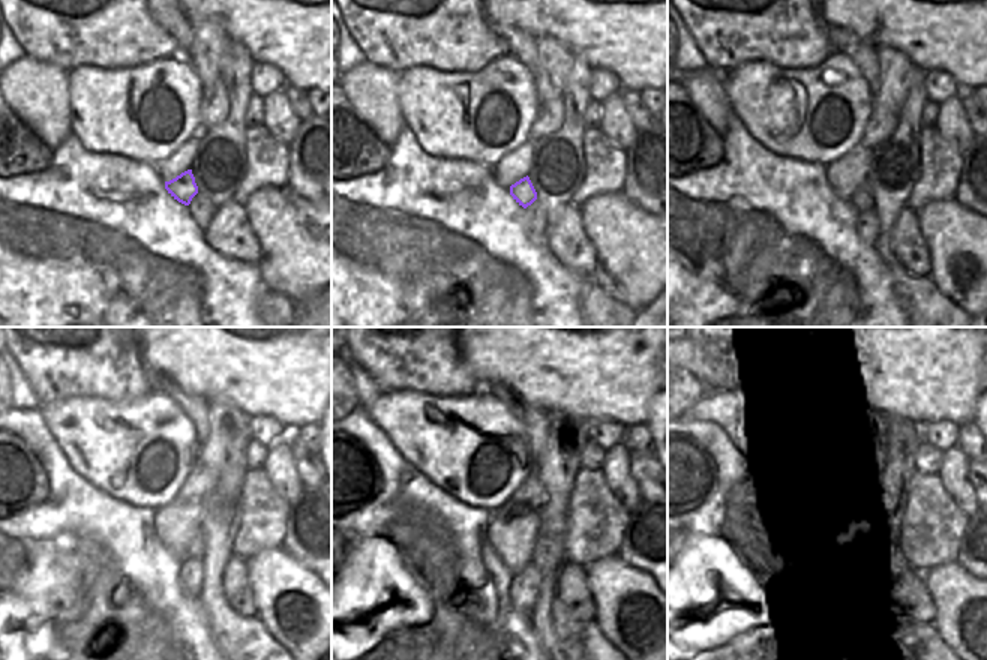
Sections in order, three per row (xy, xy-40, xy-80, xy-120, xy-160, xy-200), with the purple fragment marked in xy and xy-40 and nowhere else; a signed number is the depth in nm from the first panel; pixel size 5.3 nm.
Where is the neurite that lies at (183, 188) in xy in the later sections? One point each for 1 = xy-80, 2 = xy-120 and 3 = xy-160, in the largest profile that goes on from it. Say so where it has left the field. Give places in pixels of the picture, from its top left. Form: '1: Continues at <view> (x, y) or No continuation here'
1: Continues at xy-80 (863, 198)
2: Continues at xy-120 (197, 543)
3: Continues at xy-160 (549, 551).

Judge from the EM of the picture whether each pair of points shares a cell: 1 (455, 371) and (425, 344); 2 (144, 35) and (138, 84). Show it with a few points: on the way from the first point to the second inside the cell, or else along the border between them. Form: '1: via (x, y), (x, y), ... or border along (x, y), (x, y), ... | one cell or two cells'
1: via (447, 366), (432, 351) | one cell
2: border along (176, 56), (107, 71) | two cells

